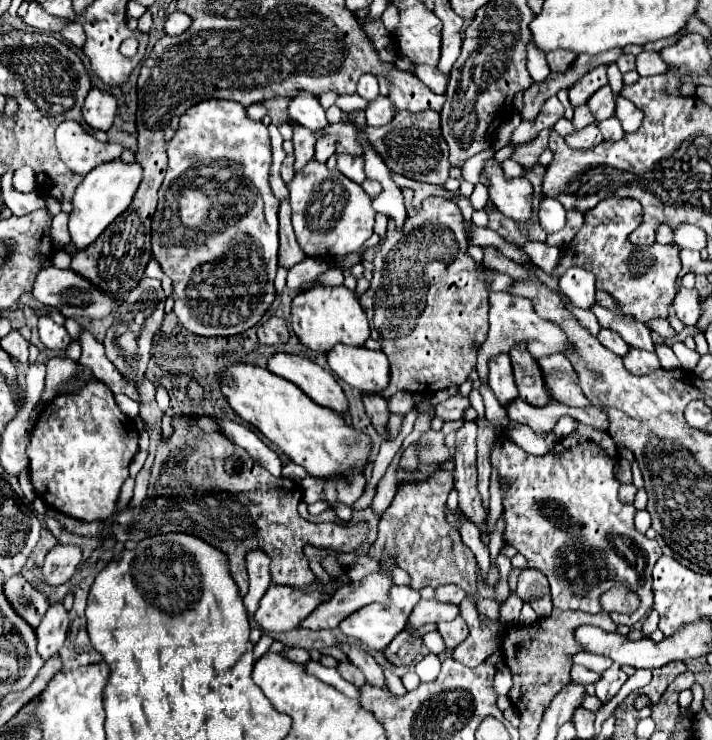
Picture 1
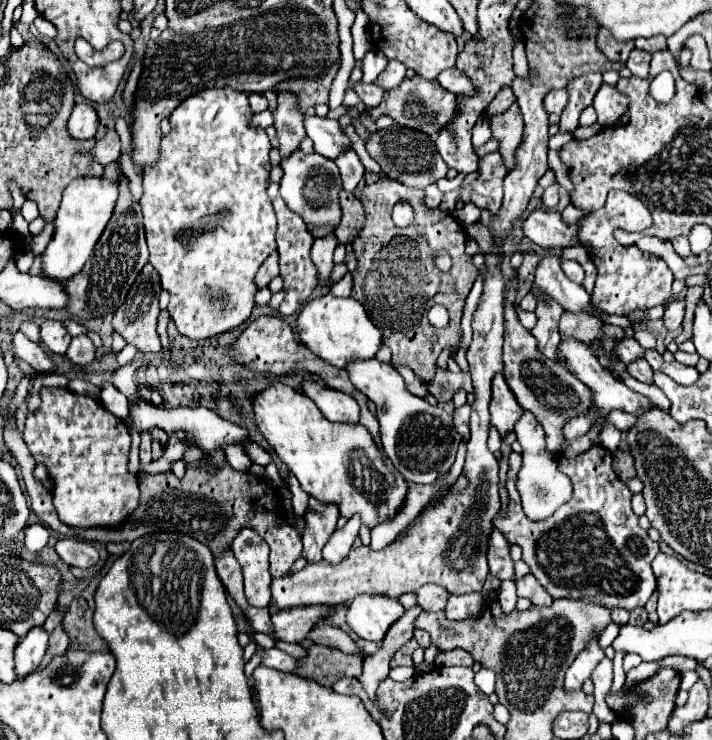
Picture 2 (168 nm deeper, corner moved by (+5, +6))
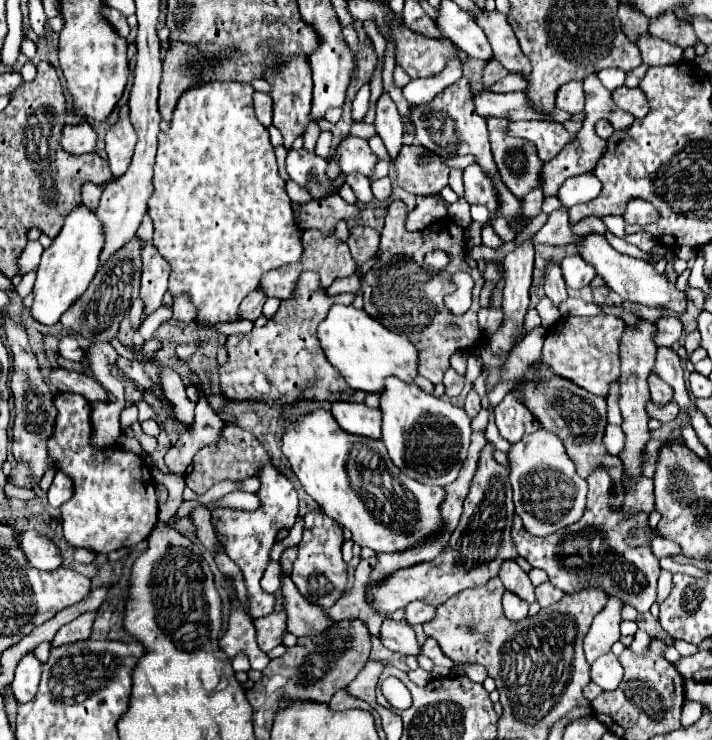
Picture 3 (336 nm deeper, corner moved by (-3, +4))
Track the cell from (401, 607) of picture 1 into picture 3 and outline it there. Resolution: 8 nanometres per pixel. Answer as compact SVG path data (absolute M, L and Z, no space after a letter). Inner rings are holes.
M386 617L382 621L380 627L380 641L396 653L404 653L404 655L418 655L420 647L416 643L416 635L414 629L408 625L408 621L394 621L390 617Z

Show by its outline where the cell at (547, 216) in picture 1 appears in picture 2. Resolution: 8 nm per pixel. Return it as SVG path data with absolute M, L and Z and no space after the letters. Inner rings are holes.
M552 183L552 185L544 191L542 201L544 201L544 205L546 205L548 209L554 209L554 207L558 205L558 201L560 201L560 185L558 185L558 183Z

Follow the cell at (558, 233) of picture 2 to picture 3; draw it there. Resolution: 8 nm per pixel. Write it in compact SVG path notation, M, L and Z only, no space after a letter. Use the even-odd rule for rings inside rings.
M590 233L584 235L580 241L574 243L578 247L578 255L588 261L596 273L606 281L606 285L616 291L624 301L636 301L648 307L654 305L666 305L672 313L680 315L686 309L686 295L682 295L680 291L676 291L676 287L672 283L666 281L666 275L660 275L650 263L642 261L642 259L634 259L630 255L622 255L618 253L604 235L598 233Z

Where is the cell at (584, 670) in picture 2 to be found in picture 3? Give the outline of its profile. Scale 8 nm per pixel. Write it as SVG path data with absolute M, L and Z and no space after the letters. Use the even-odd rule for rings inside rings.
M616 599L608 601L608 607L596 615L586 639L584 639L584 651L586 661L592 665L600 655L610 653L610 647L620 639L620 609L622 603L616 603Z

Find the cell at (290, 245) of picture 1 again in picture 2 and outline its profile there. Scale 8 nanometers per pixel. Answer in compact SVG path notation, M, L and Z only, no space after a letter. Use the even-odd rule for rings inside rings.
M274 251L266 259L266 263L258 269L258 273L256 273L256 285L258 285L258 289L264 289L276 275L278 275L278 253Z

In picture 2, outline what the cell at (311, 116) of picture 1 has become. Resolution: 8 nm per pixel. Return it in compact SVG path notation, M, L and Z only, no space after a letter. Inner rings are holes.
M314 115L314 117L306 117L304 127L306 127L306 135L314 141L314 151L332 161L340 153L352 149L352 141L342 133L338 121L328 121Z

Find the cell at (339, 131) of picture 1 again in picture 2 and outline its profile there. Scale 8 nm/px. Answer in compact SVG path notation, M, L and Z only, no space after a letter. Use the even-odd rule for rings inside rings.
M394 125L392 129L380 129L378 133L372 133L370 139L366 141L366 149L368 149L370 157L382 167L382 171L390 179L400 181L412 189L424 189L424 187L432 185L438 179L446 177L446 171L448 171L442 157L436 153L436 145L434 145L432 137L428 137L426 133L420 133L420 131L406 129L406 127Z

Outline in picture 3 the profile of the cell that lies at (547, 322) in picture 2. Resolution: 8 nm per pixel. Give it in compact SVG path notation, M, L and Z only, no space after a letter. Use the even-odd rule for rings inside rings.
M548 265L548 271L546 271L546 283L544 283L544 289L546 289L546 297L550 297L550 301L558 307L562 301L568 299L568 293L566 293L566 283L564 283L564 277L562 277L562 271L558 265Z

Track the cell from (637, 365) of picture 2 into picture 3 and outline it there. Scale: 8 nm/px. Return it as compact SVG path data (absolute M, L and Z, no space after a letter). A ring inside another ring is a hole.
M652 373L648 377L650 383L650 393L652 393L652 401L658 405L664 405L668 401L672 401L672 387L668 387L668 383L664 383L656 373Z

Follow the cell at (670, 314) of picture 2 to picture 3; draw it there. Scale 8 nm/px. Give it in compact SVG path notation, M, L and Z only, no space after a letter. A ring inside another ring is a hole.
M664 315L662 319L658 319L656 329L658 329L658 333L656 333L654 343L660 347L670 347L682 339L684 325L678 315Z

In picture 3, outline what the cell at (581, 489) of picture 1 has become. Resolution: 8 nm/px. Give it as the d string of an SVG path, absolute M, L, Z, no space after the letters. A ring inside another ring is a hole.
M596 467L588 477L588 503L580 521L548 535L534 537L530 535L522 519L514 515L512 541L518 551L532 567L538 567L548 573L548 579L554 587L564 593L576 593L584 589L600 589L606 595L632 605L638 613L650 611L656 601L656 581L660 575L660 559L652 553L650 543L640 547L630 547L628 537L632 531L648 531L648 513L638 513L624 517L622 509L610 507L612 479L606 467Z

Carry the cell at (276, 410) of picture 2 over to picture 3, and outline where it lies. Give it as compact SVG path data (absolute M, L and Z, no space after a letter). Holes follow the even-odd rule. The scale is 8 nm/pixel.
M336 401L332 403L332 413L316 409L300 415L286 427L282 453L290 461L304 491L340 527L350 529L354 543L390 553L420 543L424 535L432 535L440 527L438 505L444 499L444 489L408 479L392 463L380 439L380 421L380 409L372 409L366 403Z

